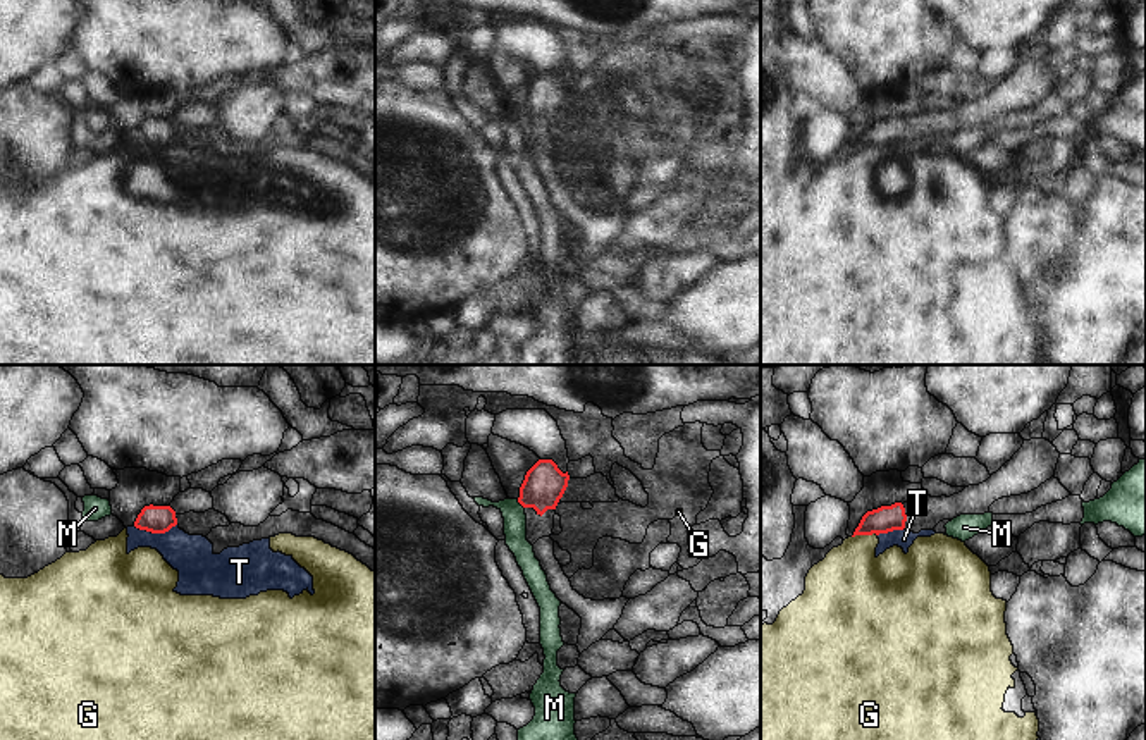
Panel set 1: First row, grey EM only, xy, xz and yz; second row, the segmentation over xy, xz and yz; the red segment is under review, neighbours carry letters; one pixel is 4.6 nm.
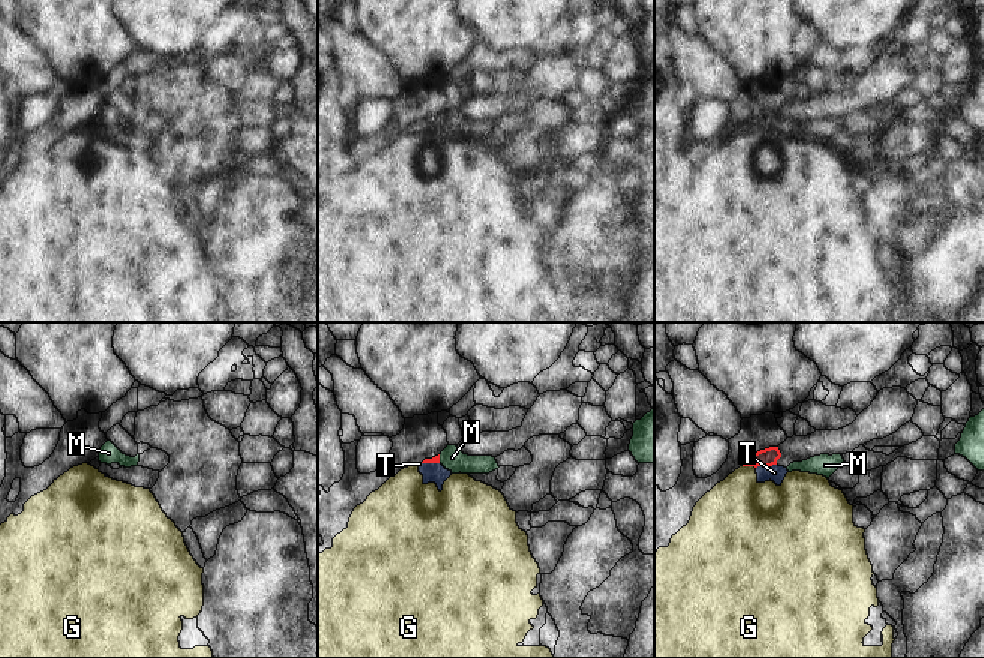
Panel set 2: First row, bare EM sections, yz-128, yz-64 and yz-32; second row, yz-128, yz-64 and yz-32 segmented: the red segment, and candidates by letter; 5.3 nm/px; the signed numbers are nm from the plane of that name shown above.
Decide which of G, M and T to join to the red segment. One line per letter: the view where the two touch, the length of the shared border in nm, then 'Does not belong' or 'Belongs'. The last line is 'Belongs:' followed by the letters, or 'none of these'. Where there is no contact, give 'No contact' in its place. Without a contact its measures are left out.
G: Touches red in yz. Shared border 120 nm. Does not belong
M: Touches red in xz. Shared border 60 nm. Does not belong
T: Touches red in xy. Shared border 200 nm. Does not belong
Belongs: none of these.

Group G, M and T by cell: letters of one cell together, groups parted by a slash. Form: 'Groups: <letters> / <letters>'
Groups: G T / M.

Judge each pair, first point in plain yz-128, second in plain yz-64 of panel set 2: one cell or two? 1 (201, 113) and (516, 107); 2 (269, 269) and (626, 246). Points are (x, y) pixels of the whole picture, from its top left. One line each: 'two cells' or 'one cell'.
1: two cells
2: two cells

